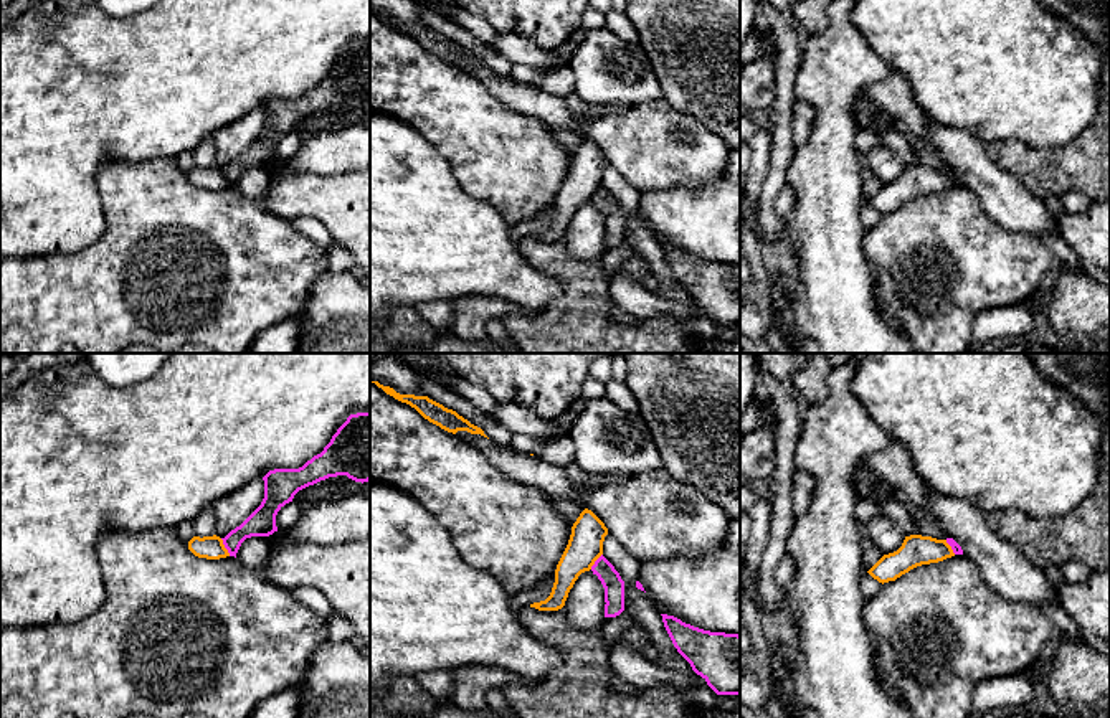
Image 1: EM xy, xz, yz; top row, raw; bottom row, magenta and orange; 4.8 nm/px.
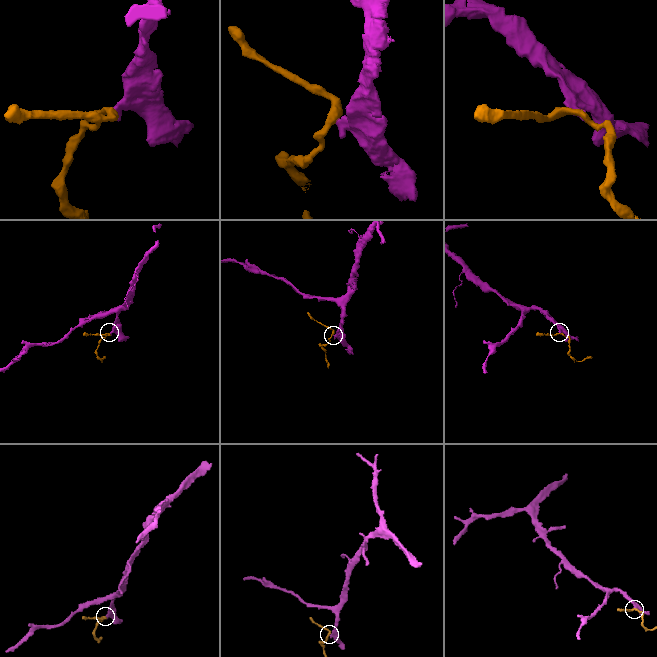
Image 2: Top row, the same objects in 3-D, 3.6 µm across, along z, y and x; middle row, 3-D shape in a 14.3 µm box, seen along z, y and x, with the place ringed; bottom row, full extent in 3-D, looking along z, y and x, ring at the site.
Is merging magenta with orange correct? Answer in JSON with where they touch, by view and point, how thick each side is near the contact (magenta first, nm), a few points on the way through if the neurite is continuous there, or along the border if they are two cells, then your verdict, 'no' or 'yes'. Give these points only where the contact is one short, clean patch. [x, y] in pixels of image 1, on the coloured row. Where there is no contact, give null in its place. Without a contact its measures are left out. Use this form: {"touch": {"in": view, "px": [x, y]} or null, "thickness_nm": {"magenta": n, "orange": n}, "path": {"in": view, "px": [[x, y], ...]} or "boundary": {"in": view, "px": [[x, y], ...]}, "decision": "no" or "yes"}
{"touch": {"in": "xy", "px": [225, 547]}, "thickness_nm": {"magenta": 140, "orange": 110}, "boundary": {"in": "xy", "px": [[220, 538], [230, 555]]}, "decision": "no"}

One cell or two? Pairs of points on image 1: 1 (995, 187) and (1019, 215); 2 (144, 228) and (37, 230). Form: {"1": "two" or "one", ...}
{"1": "one", "2": "two"}

